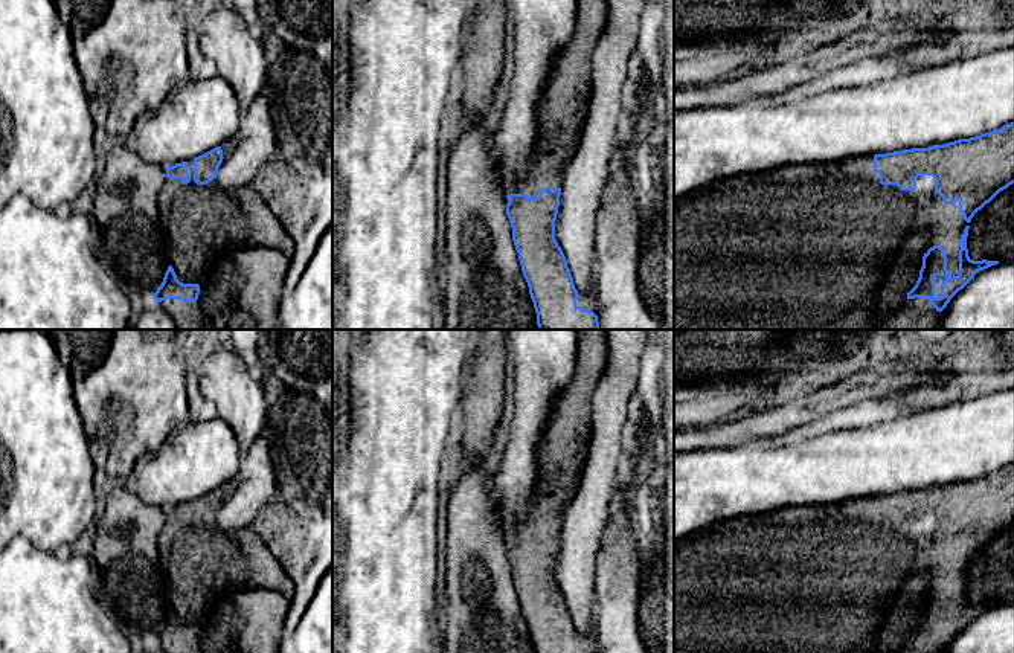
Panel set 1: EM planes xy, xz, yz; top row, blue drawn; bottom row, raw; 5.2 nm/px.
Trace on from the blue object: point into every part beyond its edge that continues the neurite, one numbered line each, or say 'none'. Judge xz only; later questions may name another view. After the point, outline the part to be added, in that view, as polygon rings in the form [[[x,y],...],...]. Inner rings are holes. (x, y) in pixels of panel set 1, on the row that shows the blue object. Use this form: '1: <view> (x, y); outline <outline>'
1: xz (563, 106); outline [[[576,0],[572,40],[558,53],[538,102],[535,154],[525,179],[511,194],[535,198],[543,188],[563,188],[587,117],[592,55],[605,26],[607,0]]]

